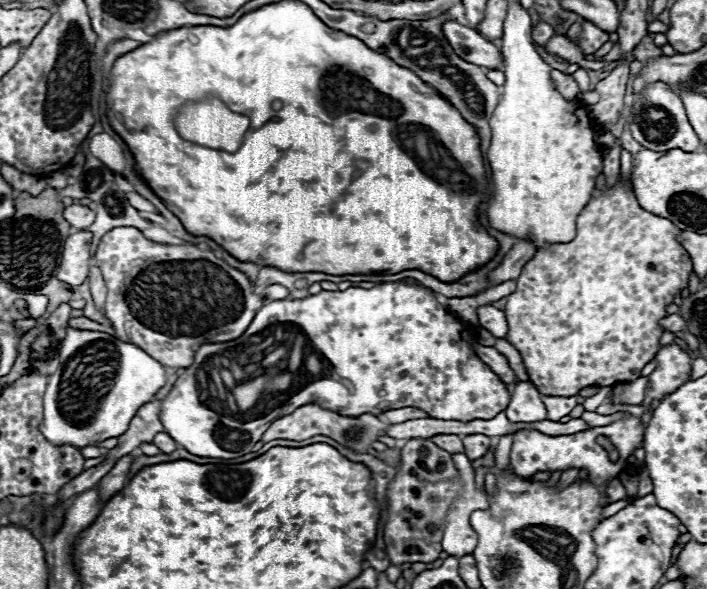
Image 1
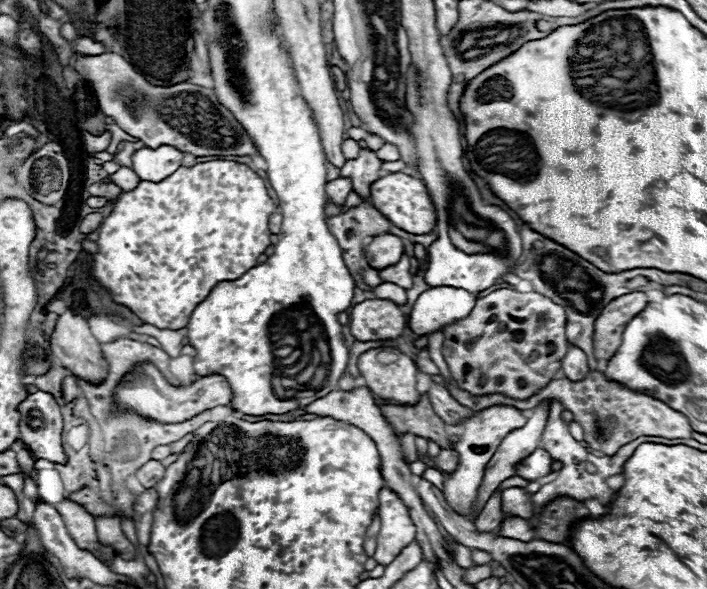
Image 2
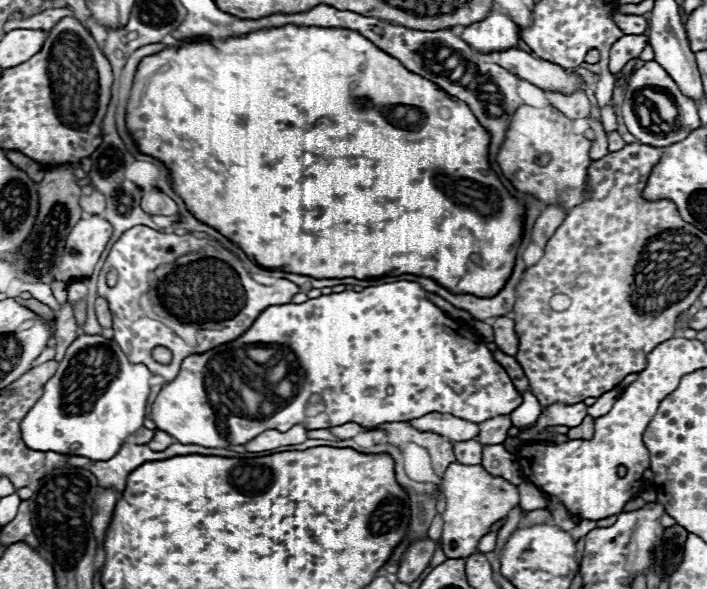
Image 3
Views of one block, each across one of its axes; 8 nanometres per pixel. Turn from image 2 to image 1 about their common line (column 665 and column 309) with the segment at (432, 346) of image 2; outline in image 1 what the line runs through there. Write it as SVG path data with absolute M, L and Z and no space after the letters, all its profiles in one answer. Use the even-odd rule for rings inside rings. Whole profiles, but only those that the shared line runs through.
M306 404L306 406L300 406L296 412L274 420L270 424L270 428L264 432L262 442L270 442L270 440L296 440L296 442L300 442L300 440L320 434L320 436L334 438L338 444L342 444L354 452L366 452L370 448L370 444L378 442L380 436L386 436L388 426L390 426L388 422L382 422L378 416L372 416L372 414L340 416L338 412L320 408L318 404Z

